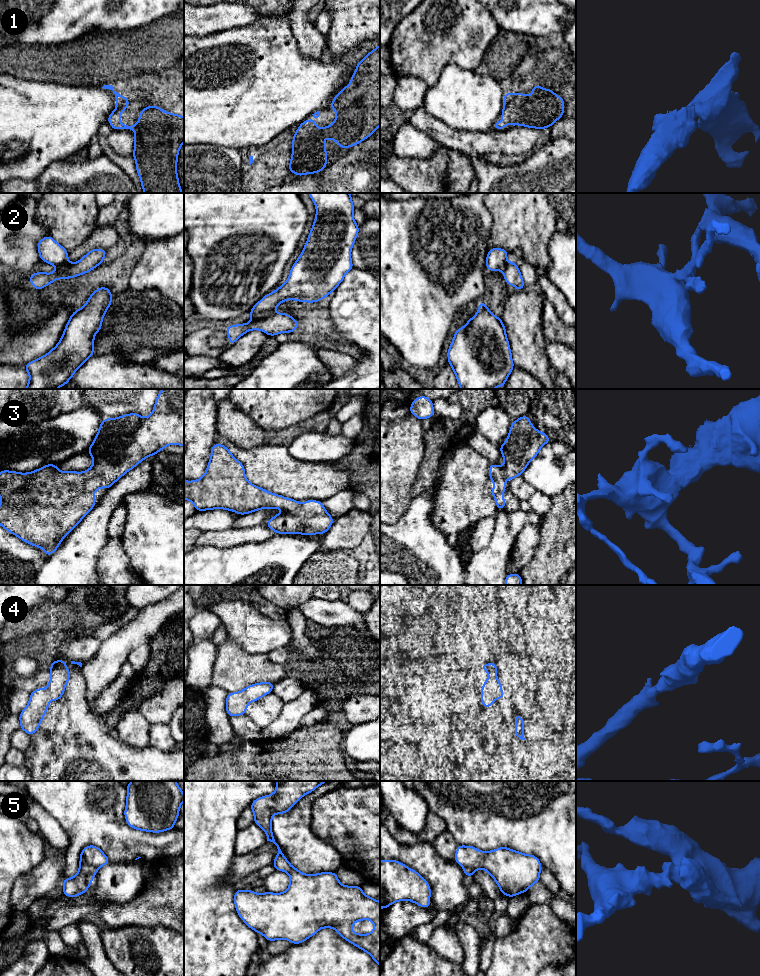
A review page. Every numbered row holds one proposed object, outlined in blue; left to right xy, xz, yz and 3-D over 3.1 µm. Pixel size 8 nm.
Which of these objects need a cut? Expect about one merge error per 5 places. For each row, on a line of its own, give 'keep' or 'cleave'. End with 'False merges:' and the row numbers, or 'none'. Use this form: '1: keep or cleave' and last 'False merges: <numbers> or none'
1: keep
2: cleave
3: keep
4: keep
5: cleave
False merges: 2, 5

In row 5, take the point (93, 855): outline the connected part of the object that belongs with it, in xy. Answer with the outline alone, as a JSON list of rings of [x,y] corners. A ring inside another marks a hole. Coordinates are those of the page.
[[[88,845],[83,848],[83,850],[80,852],[80,858],[96,869],[99,869],[111,862],[103,851],[94,845]]]

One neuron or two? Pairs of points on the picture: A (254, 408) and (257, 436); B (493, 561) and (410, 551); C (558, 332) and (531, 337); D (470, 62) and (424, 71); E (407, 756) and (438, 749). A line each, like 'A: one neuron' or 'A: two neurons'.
A: two neurons
B: one neuron
C: two neurons
D: one neuron
E: two neurons

